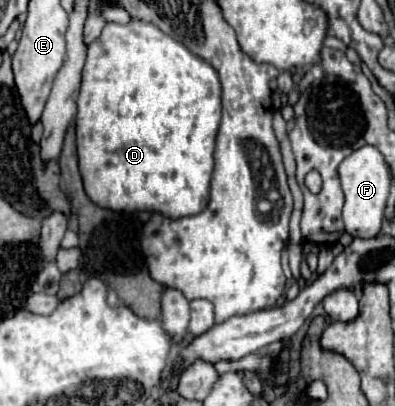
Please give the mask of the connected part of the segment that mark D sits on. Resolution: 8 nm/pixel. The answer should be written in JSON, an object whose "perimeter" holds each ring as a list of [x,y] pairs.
{"perimeter":[[[129,21],[125,25],[121,23],[107,23],[95,39],[87,47],[87,59],[83,65],[81,73],[81,93],[77,97],[77,117],[75,117],[75,127],[77,127],[77,153],[79,153],[79,171],[83,177],[85,191],[89,199],[111,211],[151,211],[151,213],[161,213],[163,217],[171,219],[171,193],[173,197],[181,197],[181,217],[197,215],[201,213],[207,203],[209,203],[209,181],[213,173],[213,149],[215,149],[215,135],[219,129],[219,119],[221,119],[221,87],[219,87],[219,77],[215,69],[187,51],[183,43],[171,39],[169,35],[163,35],[159,27],[153,23],[143,23],[143,21]]]}

